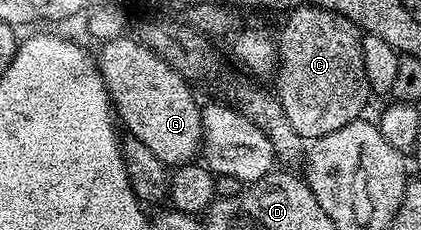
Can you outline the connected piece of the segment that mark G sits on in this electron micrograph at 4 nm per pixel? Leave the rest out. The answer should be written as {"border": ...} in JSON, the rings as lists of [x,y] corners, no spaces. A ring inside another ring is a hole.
{"border":[[[120,35],[111,38],[100,48],[101,53],[96,54],[97,65],[101,68],[109,97],[113,100],[114,114],[124,132],[139,139],[139,143],[143,143],[143,147],[150,149],[154,155],[159,155],[159,159],[167,167],[190,164],[201,152],[202,106],[197,105],[197,97],[193,94],[194,86],[175,67],[168,65],[156,51],[142,44],[136,36]]]}

